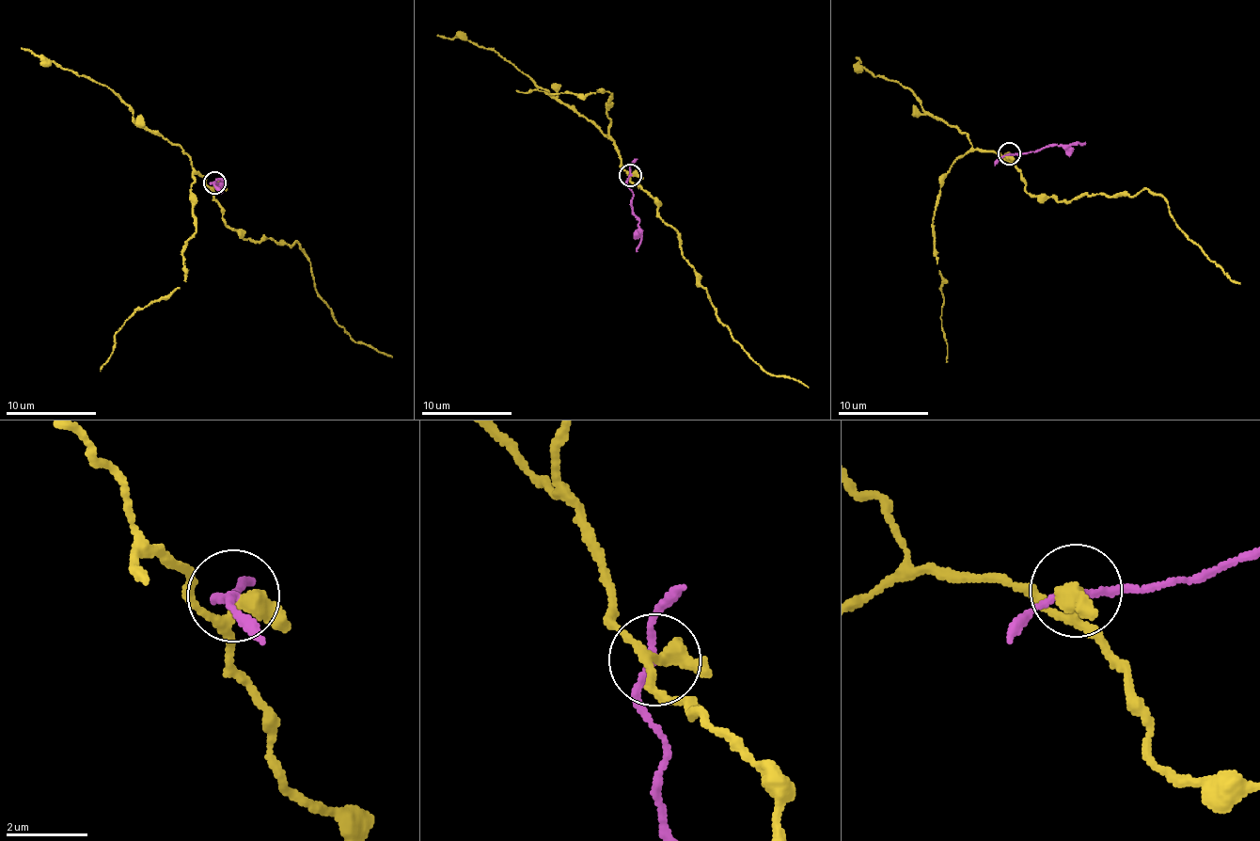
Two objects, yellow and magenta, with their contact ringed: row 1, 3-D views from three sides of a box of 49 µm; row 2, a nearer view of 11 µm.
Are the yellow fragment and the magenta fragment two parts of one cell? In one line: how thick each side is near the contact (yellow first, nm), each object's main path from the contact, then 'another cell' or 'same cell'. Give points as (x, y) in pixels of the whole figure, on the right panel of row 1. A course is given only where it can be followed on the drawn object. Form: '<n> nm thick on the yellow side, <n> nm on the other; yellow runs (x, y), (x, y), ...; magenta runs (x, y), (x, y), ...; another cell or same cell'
280 nm thick on the yellow side, 170 nm on the other; yellow runs (1009, 155), (1025, 188), (1036, 196), (1072, 200), (1131, 197), (1144, 189), (1157, 193), (1178, 228), (1239, 284); magenta runs (1009, 153), (1085, 141); another cell

